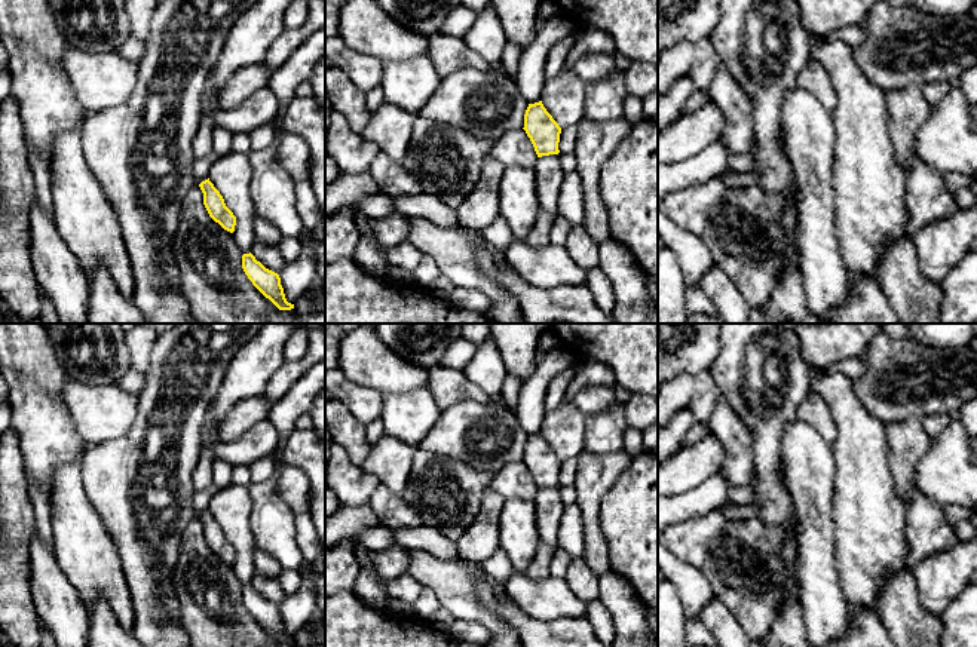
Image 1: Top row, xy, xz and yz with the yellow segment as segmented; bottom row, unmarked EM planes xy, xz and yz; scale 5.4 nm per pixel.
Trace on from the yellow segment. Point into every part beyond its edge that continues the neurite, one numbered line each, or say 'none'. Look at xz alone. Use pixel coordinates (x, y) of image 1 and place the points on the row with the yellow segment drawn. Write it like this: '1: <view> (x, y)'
none

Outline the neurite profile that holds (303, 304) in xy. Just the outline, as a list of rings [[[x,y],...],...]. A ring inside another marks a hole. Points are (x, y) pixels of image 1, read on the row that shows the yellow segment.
[[[309,289],[294,303],[294,309],[298,315],[310,312],[312,304],[315,303],[316,295]]]

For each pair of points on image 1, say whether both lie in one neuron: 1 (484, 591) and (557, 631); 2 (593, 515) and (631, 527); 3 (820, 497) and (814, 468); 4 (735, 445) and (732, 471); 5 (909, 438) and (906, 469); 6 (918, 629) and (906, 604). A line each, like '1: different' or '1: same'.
1: same
2: different
3: same
4: same
5: same
6: same

